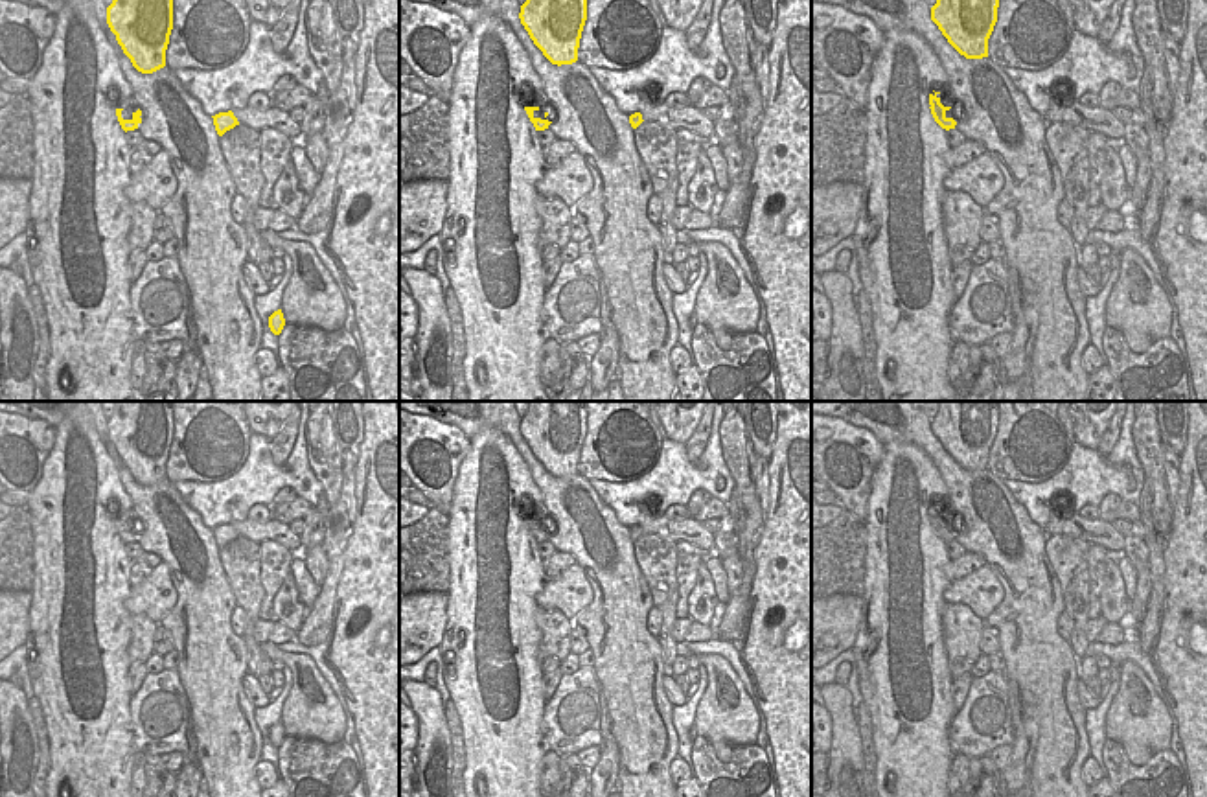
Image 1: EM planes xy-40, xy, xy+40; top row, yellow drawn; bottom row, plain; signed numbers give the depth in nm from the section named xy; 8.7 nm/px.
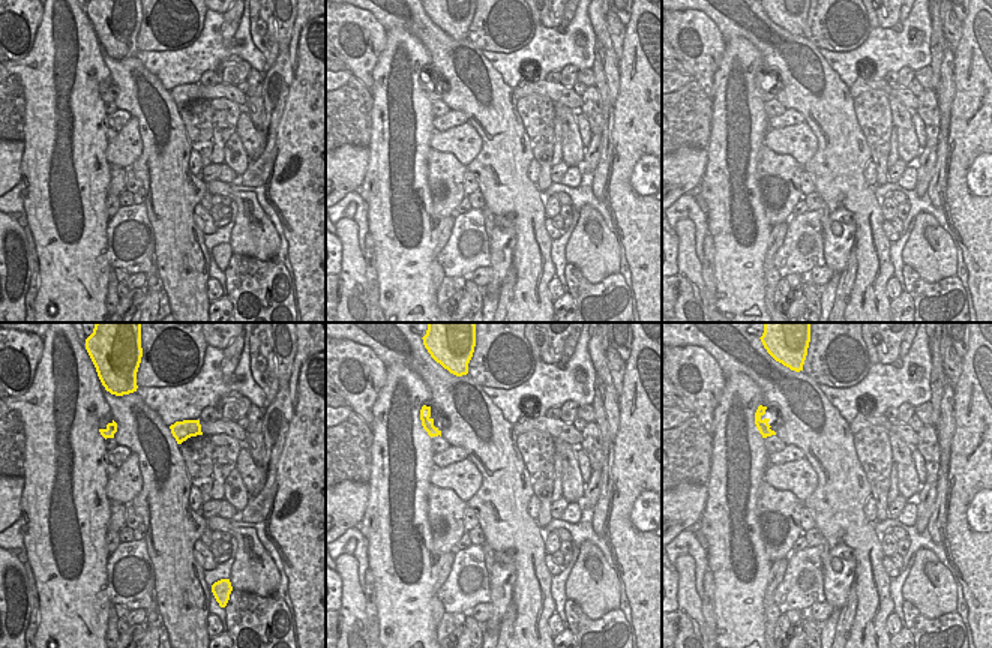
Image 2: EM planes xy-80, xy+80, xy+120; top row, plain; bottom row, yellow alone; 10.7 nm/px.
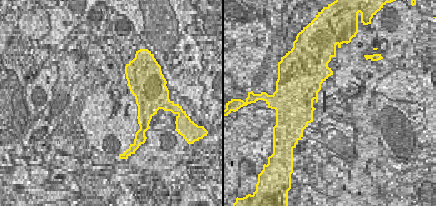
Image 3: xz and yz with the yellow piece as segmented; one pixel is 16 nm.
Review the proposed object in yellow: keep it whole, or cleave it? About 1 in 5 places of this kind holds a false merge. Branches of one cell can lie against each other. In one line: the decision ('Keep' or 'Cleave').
Keep.

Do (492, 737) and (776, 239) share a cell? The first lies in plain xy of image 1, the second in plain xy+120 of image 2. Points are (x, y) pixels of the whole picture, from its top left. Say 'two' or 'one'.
two

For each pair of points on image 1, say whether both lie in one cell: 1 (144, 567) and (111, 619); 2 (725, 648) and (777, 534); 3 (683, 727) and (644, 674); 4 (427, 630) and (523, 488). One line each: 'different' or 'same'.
1: different
2: different
3: different
4: different

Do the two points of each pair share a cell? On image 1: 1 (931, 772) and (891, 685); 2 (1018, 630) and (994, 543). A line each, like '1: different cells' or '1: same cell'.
1: same cell
2: same cell

